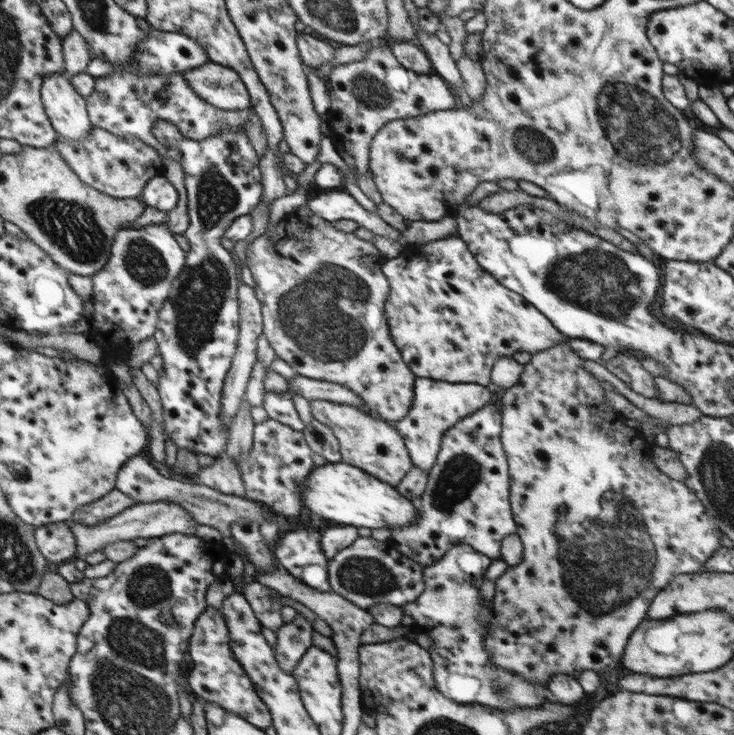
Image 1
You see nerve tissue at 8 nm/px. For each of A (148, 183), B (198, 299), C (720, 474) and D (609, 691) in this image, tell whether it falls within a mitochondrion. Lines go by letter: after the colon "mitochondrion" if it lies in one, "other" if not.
A: other
B: mitochondrion
C: mitochondrion
D: other

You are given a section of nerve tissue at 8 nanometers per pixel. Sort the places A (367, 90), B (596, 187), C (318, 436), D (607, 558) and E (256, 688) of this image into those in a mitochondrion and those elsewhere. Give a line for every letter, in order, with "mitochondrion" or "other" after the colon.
A: mitochondrion
B: other
C: other
D: mitochondrion
E: other

